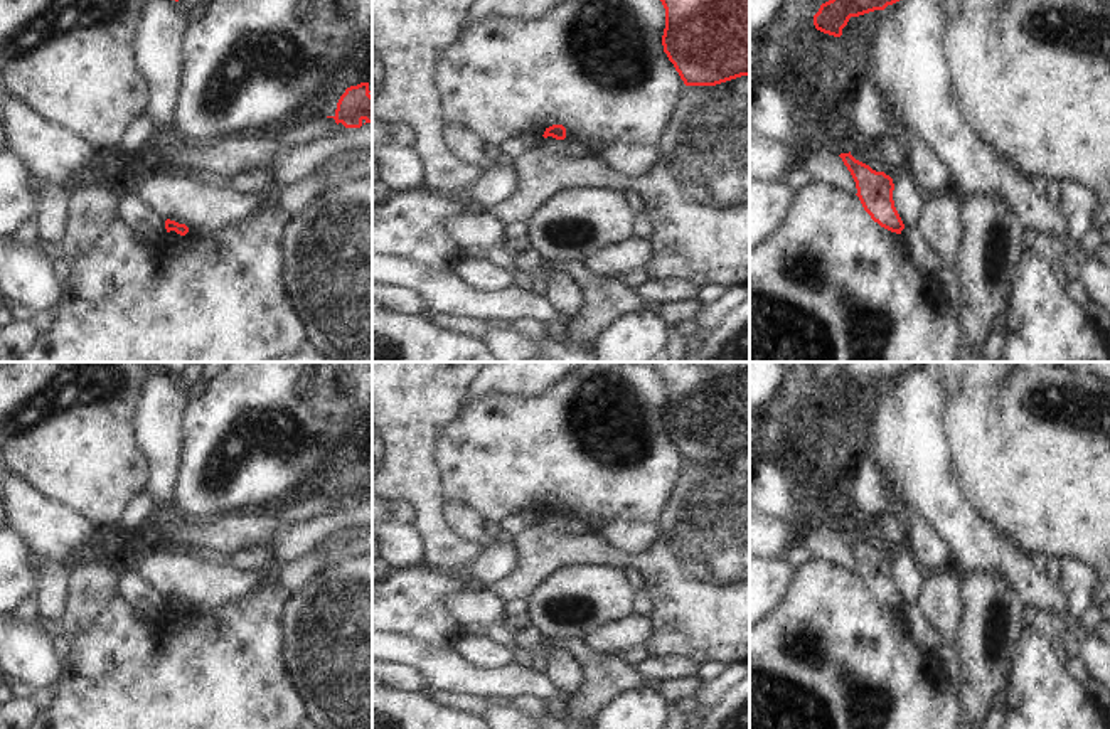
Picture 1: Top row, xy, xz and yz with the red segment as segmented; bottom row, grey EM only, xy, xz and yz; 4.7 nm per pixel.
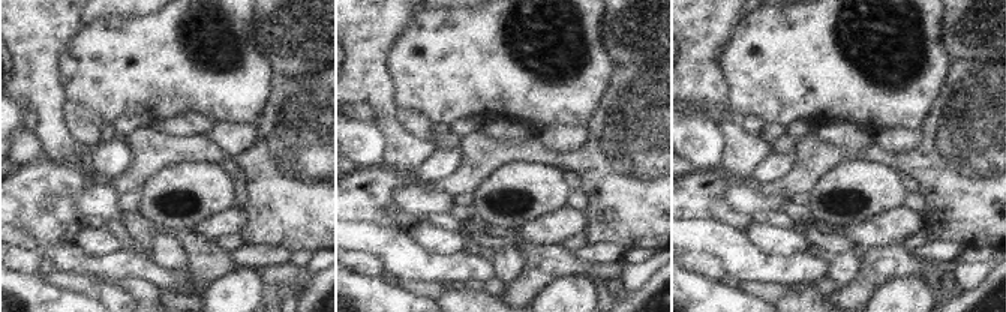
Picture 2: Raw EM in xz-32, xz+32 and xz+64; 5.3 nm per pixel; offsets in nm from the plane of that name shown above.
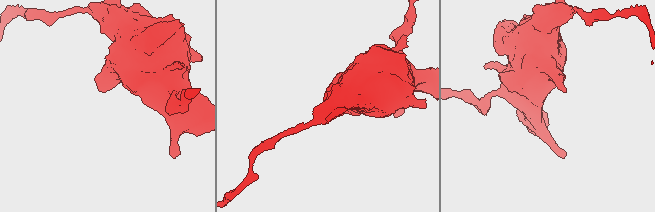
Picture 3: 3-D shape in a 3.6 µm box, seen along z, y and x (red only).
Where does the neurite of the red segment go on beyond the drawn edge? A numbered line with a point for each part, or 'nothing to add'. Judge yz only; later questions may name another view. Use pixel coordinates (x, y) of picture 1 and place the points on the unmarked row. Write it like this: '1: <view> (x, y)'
nothing to add

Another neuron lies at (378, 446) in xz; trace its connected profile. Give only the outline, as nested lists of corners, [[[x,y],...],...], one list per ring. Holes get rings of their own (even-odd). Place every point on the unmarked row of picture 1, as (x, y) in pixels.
[[[372,423],[372,475],[379,470],[382,460],[384,460],[384,443]]]

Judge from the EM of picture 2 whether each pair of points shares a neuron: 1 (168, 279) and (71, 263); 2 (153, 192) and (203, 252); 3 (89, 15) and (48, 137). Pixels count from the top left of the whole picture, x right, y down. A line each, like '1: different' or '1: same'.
1: same
2: different
3: different

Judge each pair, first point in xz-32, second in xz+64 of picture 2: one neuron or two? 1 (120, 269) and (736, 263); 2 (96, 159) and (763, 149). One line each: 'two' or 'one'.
1: one
2: two

